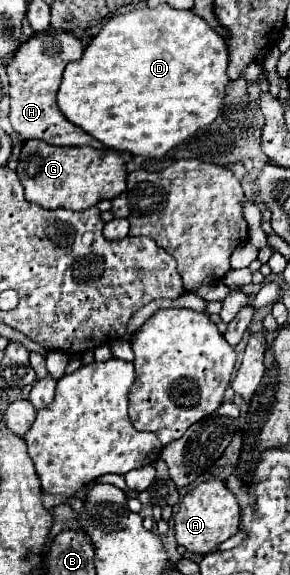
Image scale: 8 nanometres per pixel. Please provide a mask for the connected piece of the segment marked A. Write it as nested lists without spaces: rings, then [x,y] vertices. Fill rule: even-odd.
[[[213,477],[205,483],[199,483],[193,487],[181,501],[179,511],[175,513],[175,539],[177,545],[183,545],[191,553],[201,553],[207,555],[217,545],[227,541],[231,535],[237,533],[239,529],[239,519],[241,519],[241,507],[233,495],[231,489],[227,489],[225,481]]]

